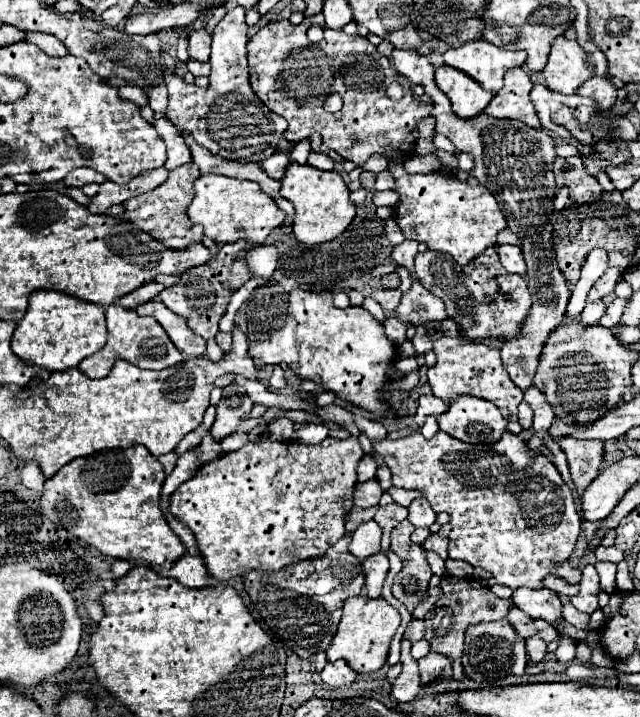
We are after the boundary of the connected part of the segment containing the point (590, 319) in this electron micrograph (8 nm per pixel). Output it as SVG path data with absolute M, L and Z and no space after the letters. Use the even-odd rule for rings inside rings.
M595 300L595 302L587 302L585 310L581 312L581 324L589 326L589 324L597 324L599 318L605 314L607 308L607 300Z

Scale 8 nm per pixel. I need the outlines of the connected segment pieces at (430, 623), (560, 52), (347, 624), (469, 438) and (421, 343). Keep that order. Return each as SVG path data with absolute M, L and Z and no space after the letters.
M453 580L455 588L459 590L449 590L443 592L443 596L437 600L437 604L425 614L425 640L431 644L433 652L441 652L447 654L451 660L459 658L463 652L463 638L465 638L465 630L471 624L477 622L485 622L485 620L501 620L505 618L507 610L513 606L511 600L503 600L499 596L495 596L487 586L477 584L473 580Z
M557 36L557 40L553 40L551 44L543 74L551 90L573 94L577 86L593 76L593 66L587 66L587 56L575 40Z
M367 596L347 598L343 604L343 616L341 616L339 628L327 648L327 660L333 662L343 658L359 674L375 672L387 662L389 642L397 632L399 624L401 624L401 616L387 600L367 598Z
M457 396L449 410L437 418L439 430L469 444L493 444L505 432L507 420L499 408L473 396Z
M417 326L417 334L411 338L411 344L415 346L415 352L419 356L423 356L423 354L427 354L433 348L433 338L429 336L425 326Z

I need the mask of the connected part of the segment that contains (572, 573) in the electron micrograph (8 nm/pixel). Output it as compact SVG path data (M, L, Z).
M565 560L565 562L561 562L559 566L555 564L555 568L551 568L551 570L553 570L553 574L555 574L555 576L563 578L565 582L579 584L579 580L581 580L581 570L579 570L577 566L573 566L573 562L571 562L571 560Z

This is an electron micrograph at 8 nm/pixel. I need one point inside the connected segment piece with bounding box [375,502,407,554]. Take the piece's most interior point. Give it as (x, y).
(388, 517)

